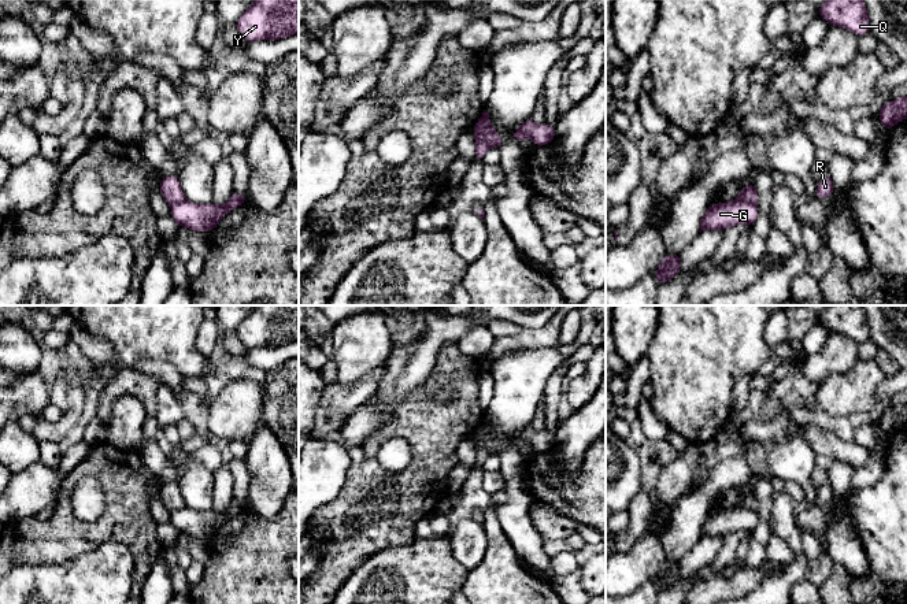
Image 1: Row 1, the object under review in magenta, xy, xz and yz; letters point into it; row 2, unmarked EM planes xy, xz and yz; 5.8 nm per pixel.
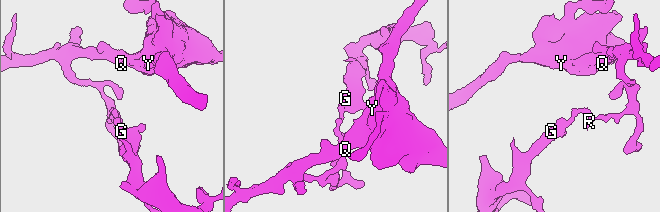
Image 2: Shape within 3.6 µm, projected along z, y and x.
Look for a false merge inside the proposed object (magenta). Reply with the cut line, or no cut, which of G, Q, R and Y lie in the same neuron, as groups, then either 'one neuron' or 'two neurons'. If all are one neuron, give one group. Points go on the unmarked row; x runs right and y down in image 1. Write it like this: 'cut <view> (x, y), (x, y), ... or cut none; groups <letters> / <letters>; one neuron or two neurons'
cut xz (474, 433), (489, 454); groups G / Q R Y; two neurons

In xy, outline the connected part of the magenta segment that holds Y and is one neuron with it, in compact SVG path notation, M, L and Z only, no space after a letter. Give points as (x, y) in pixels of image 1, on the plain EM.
M256 305L234 333L247 349L293 342L299 340L299 305Z

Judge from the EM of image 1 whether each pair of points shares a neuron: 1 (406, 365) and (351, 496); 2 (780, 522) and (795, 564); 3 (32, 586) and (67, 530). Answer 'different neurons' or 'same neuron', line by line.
1: different neurons
2: same neuron
3: different neurons

